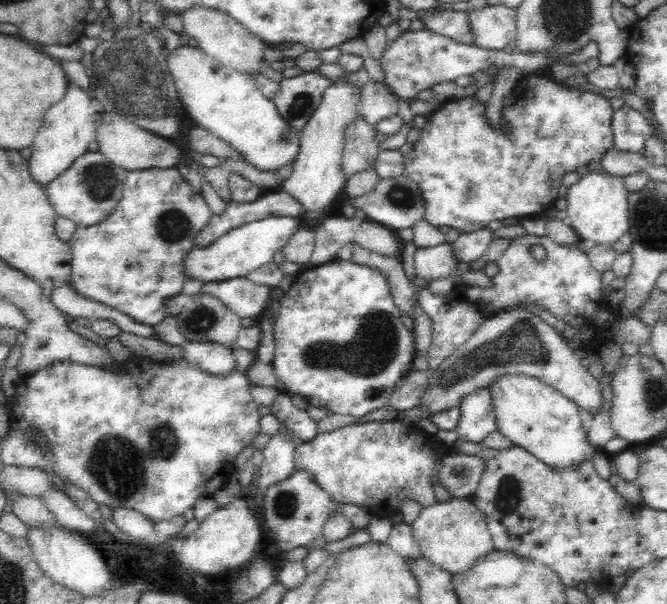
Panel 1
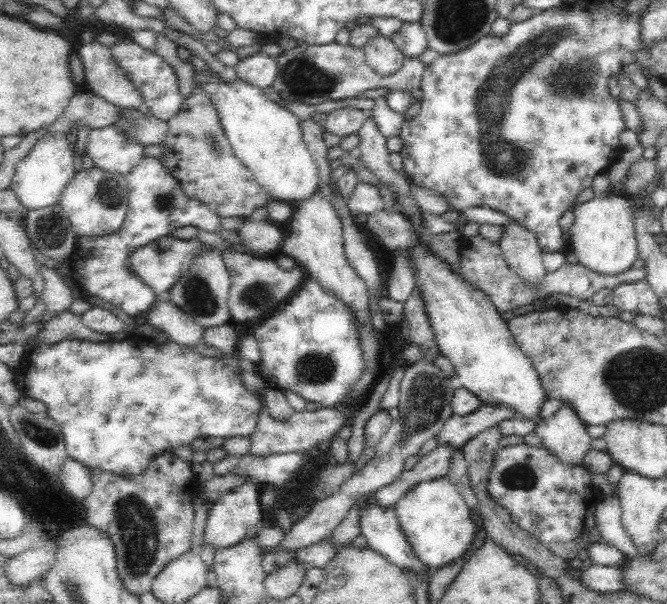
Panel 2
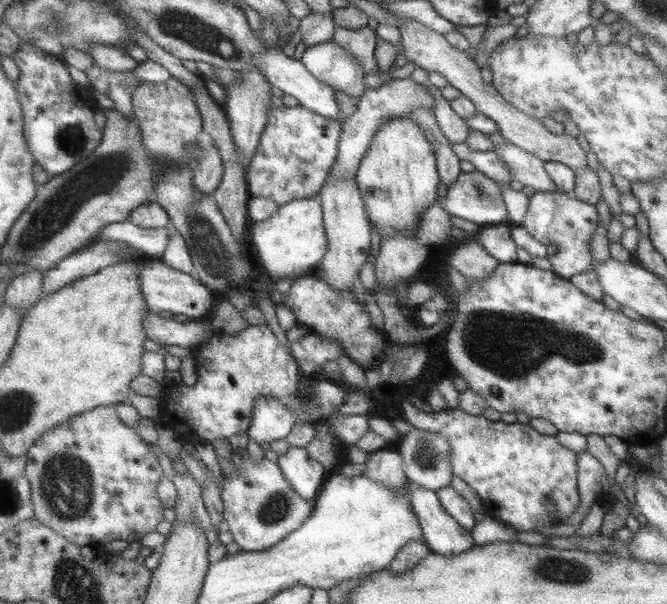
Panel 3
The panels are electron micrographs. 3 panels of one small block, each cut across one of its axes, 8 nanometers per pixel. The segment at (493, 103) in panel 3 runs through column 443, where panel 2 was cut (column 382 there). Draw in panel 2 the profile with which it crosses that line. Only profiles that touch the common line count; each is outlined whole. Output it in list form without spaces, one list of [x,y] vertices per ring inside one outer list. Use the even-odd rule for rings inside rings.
[[[375,35],[363,46],[367,63],[381,76],[392,76],[403,65],[404,53],[391,37]]]

